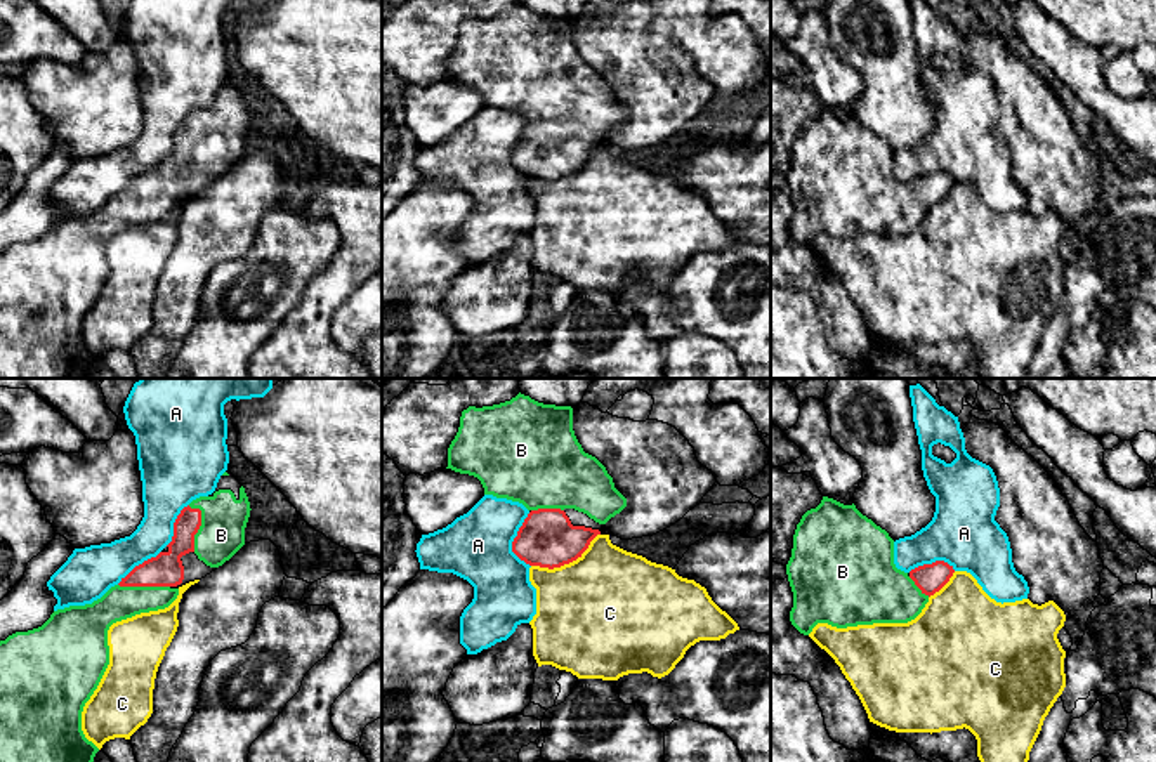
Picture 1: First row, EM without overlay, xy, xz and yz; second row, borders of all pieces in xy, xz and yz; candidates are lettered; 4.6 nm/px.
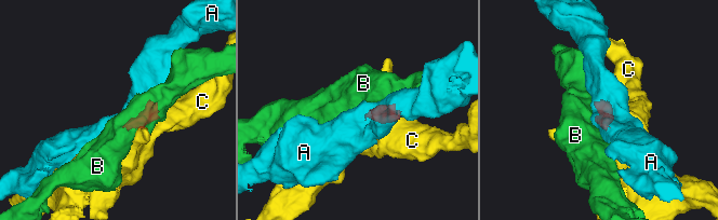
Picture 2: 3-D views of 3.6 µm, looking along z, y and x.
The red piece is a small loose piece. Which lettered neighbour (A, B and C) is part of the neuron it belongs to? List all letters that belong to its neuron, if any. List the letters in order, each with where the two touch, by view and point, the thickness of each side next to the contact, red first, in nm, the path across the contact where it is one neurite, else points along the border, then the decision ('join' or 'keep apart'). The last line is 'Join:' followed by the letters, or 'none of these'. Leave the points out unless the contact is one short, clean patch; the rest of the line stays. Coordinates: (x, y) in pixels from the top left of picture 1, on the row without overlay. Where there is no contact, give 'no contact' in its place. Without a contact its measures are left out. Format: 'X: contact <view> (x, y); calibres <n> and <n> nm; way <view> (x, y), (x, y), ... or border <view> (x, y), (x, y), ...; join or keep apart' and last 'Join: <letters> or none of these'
A: contact xz (514, 151); calibres 260 and 320 nm; keep apart
B: contact xy (200, 136); calibres 140 and 220 nm; join
C: contact xz (566, 174); calibres 260 and 480 nm; keep apart
Join: B

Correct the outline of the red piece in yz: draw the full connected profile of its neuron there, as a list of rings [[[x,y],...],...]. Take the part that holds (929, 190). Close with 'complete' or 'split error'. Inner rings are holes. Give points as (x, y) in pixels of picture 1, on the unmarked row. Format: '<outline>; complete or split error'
[[[823,108],[793,146],[786,175],[793,203],[791,236],[809,246],[818,234],[837,240],[908,234],[955,181],[944,172],[904,184],[894,175],[894,151],[856,116]]]; split error

